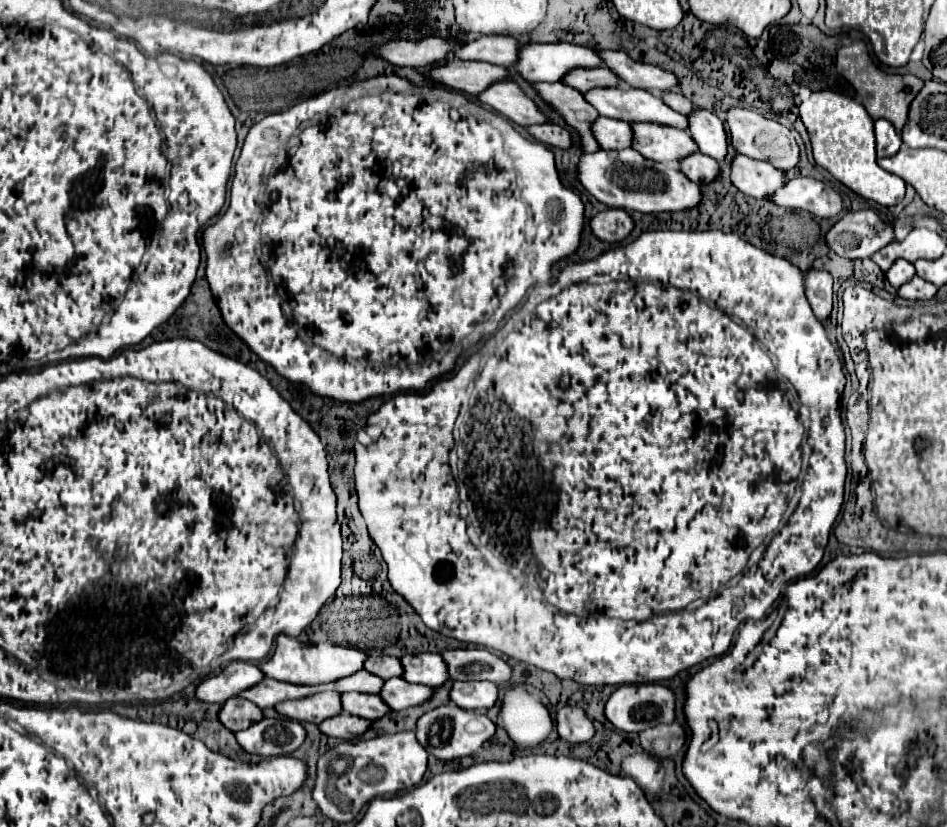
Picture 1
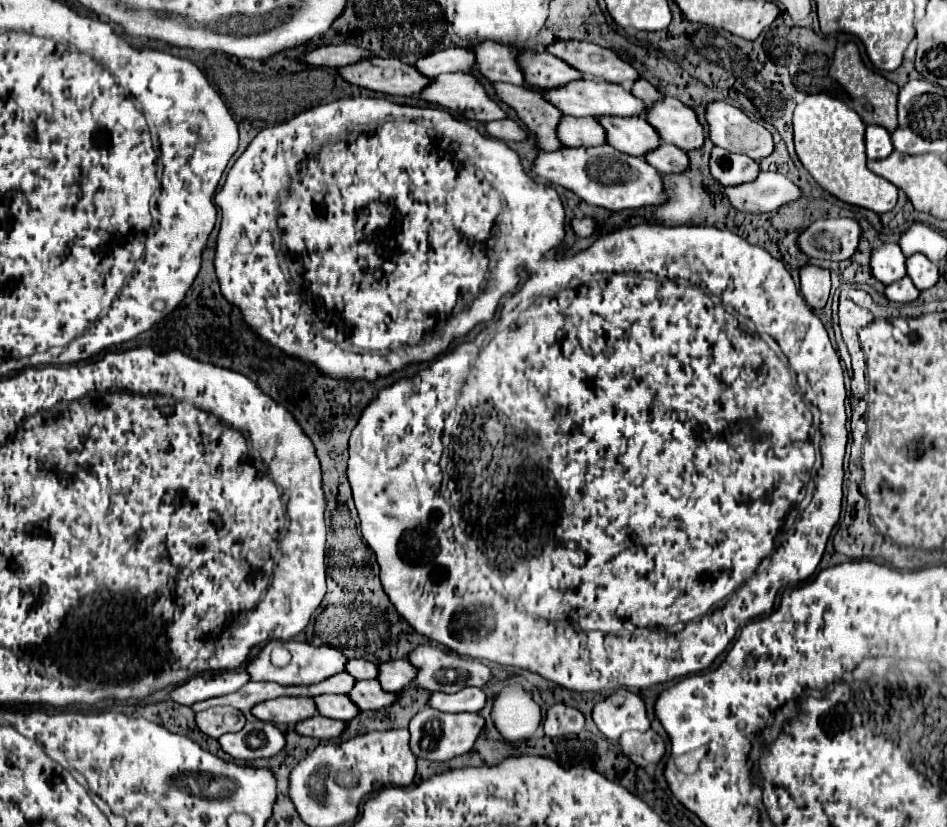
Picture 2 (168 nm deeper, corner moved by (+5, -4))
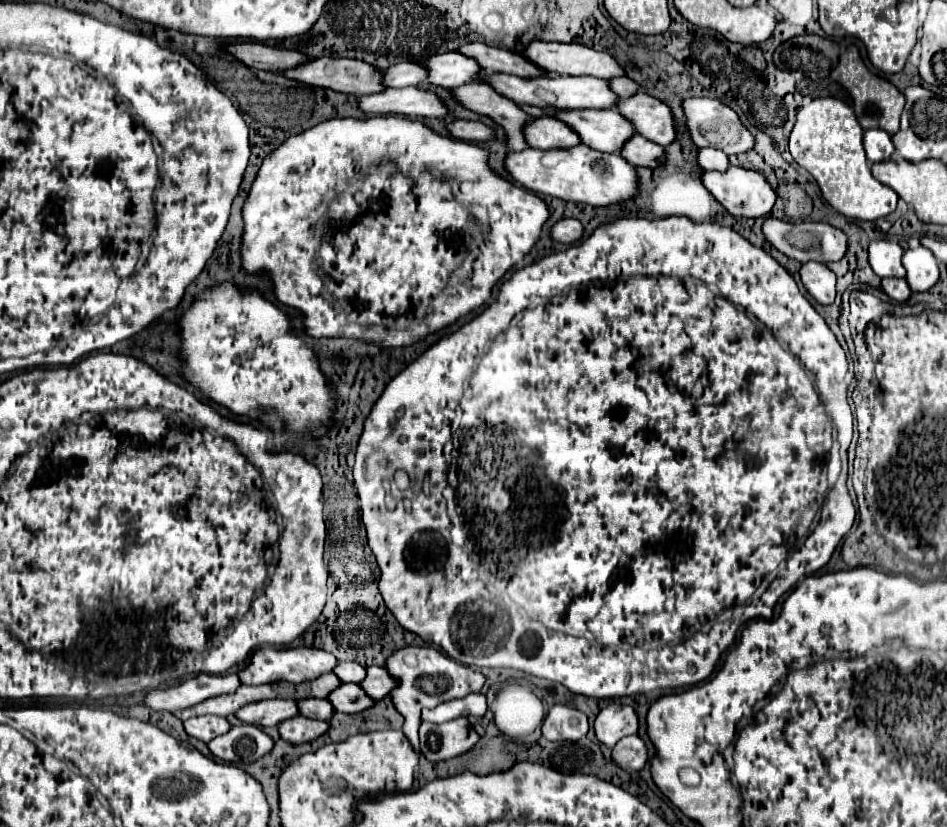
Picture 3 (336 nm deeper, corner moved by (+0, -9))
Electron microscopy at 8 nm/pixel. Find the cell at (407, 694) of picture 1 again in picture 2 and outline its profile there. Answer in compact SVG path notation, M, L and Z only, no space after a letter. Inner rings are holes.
M360 680L360 682L356 682L356 686L352 688L352 694L348 694L348 696L352 698L352 702L356 702L356 706L360 706L362 712L390 708L400 698L398 692L382 690L378 680Z

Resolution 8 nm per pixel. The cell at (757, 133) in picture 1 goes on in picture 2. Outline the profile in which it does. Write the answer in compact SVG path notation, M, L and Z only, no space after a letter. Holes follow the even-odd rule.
M712 102L708 104L706 110L706 120L710 124L710 138L716 146L728 150L728 152L736 152L736 154L746 154L752 160L760 160L766 158L774 152L774 140L772 134L756 120L748 118L744 110L728 104L728 102Z

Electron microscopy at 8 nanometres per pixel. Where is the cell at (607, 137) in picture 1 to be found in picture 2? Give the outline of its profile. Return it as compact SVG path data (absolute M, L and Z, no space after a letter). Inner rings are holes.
M564 116L564 122L560 122L558 126L558 138L560 142L564 142L564 146L572 146L572 148L606 144L604 128L596 118Z

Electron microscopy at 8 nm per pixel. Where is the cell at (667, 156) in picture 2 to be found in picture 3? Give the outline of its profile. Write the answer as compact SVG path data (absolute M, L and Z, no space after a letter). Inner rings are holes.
M633 135L631 139L627 139L621 147L621 157L635 165L635 167L657 167L657 163L663 163L663 147L655 145L653 141L641 137L641 135Z

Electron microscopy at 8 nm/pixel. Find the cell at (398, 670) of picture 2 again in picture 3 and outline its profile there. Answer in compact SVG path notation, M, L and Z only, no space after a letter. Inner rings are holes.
M367 667L367 675L359 685L371 699L377 699L377 701L387 697L389 691L397 687L397 683L389 679L389 673L385 671L385 667Z

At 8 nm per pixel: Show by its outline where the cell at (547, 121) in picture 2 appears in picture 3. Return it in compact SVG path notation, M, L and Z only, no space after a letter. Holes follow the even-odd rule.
M467 83L461 87L453 87L451 95L461 107L479 115L487 115L499 127L503 127L507 149L519 151L527 147L525 137L521 135L521 125L525 125L531 117L523 115L523 111L511 99L497 95L491 87L485 87L483 83Z

